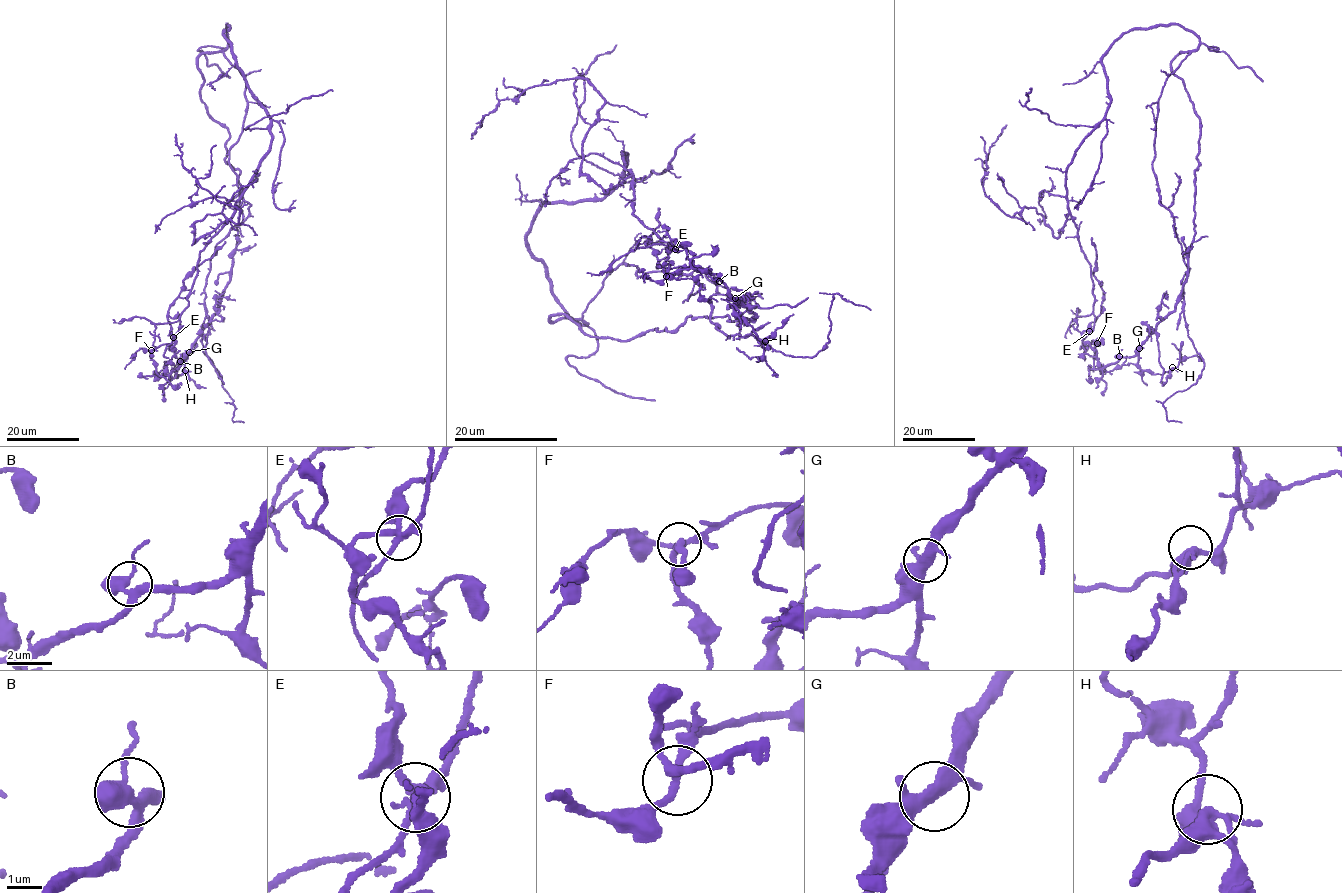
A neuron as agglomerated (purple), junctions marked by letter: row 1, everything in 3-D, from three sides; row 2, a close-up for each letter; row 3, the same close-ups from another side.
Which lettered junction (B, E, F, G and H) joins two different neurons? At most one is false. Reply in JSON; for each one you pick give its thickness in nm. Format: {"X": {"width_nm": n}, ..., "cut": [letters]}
{"cut": []}

